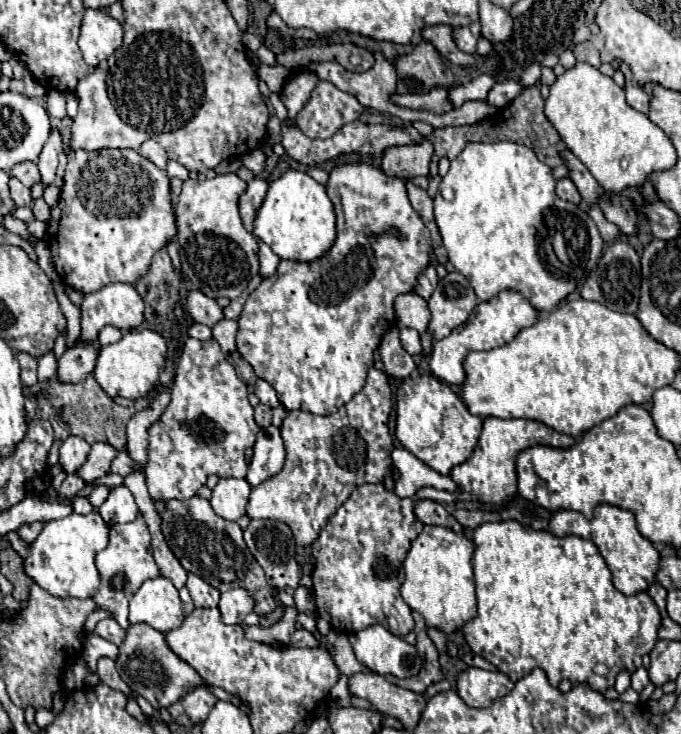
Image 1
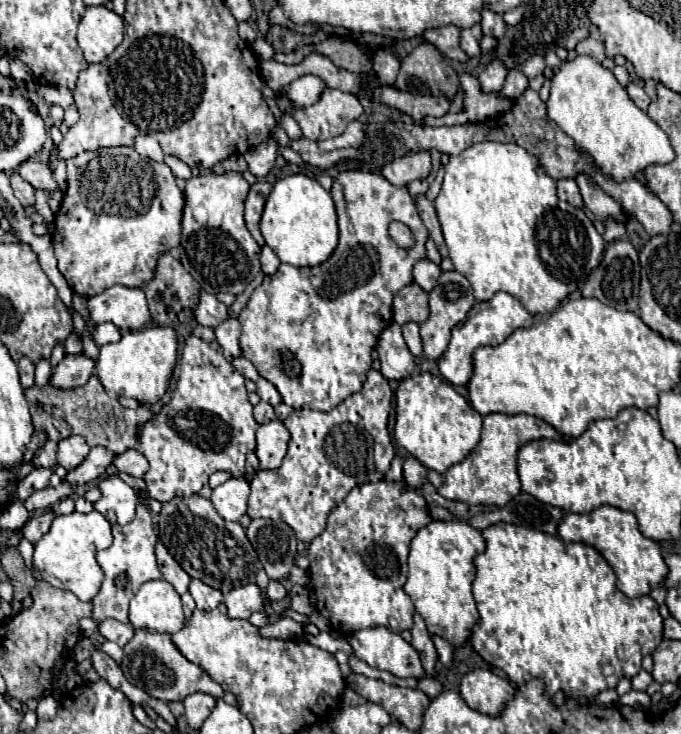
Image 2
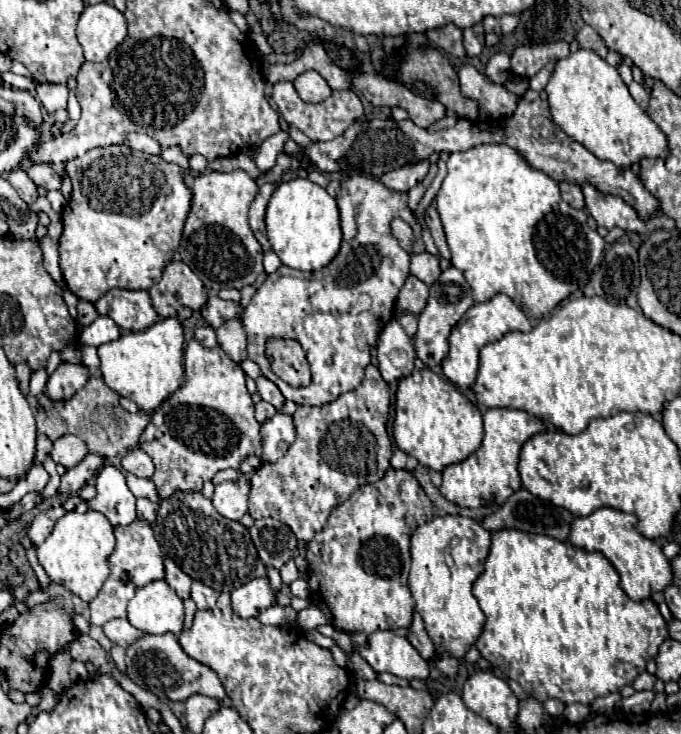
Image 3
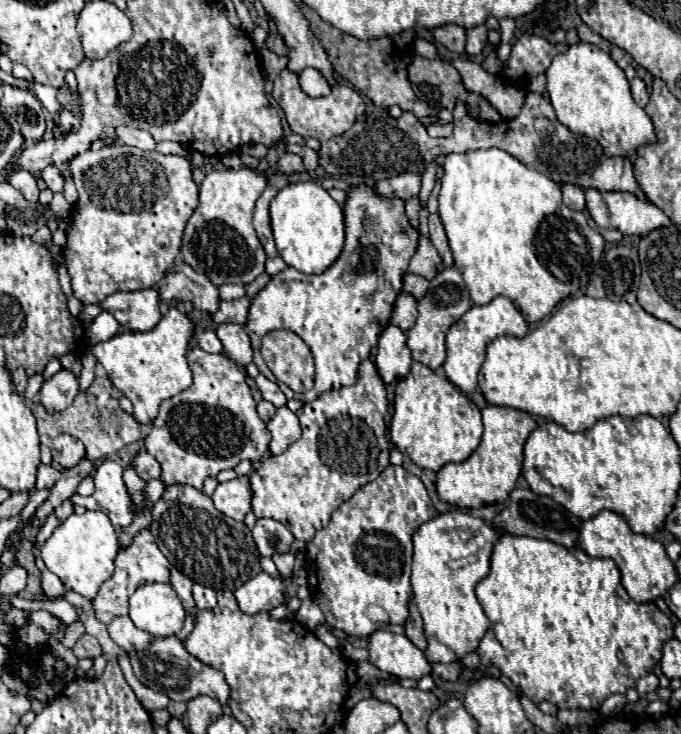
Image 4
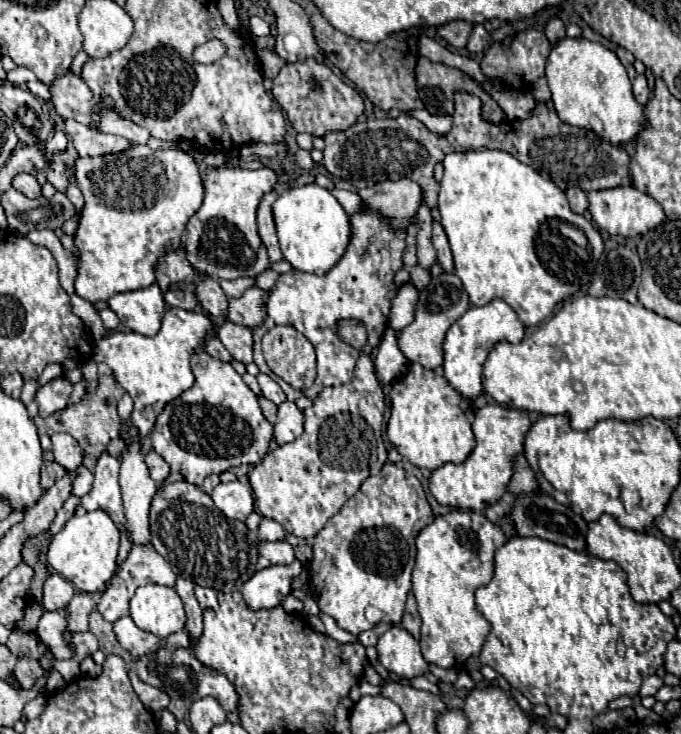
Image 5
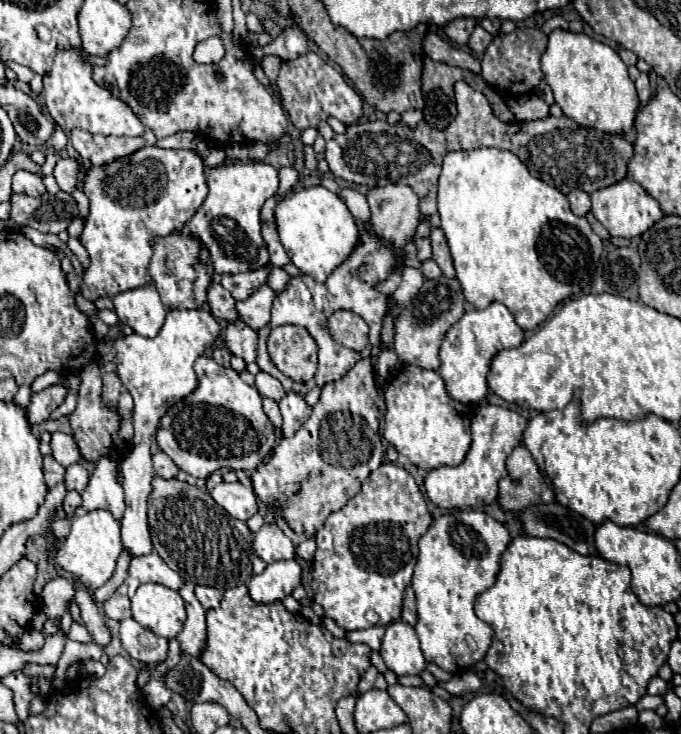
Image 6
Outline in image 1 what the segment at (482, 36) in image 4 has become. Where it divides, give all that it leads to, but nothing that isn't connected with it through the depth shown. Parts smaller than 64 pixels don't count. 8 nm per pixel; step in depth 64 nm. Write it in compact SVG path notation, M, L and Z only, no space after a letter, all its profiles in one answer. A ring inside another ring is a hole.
M468 26L468 28L456 28L454 30L454 40L458 44L458 48L466 54L474 54L476 52L476 42L478 42L478 34L476 34L478 26Z

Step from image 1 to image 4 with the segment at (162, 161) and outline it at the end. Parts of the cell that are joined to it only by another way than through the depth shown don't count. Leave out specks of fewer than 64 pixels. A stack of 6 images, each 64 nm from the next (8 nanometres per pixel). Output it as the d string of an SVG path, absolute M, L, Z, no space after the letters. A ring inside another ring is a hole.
M120 126L120 128L116 128L116 136L124 144L136 146L136 148L142 148L142 150L154 150L154 146L156 146L156 142L152 140L152 136L148 132L132 128L132 126Z

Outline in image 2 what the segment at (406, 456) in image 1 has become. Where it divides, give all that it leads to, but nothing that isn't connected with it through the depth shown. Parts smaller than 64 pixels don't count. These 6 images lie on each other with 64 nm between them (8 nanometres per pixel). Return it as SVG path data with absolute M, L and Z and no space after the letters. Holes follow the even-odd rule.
M406 458L404 460L404 480L410 488L420 488L426 480L428 480L428 474L426 474L426 468L416 460L416 458Z

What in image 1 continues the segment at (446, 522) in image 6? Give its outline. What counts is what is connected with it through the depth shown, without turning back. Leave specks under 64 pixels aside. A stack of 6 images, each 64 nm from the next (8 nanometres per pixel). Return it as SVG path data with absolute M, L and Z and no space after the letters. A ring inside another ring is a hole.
M424 526L424 530L412 542L404 560L406 580L400 592L408 606L422 614L426 626L452 634L462 630L462 626L476 616L474 572L470 564L474 548L476 544L466 530L454 532L444 526Z

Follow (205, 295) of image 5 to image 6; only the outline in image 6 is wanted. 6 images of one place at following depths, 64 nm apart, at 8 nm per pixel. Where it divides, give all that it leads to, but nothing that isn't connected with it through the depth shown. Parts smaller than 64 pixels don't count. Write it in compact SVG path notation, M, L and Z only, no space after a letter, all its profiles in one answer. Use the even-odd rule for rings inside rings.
M214 282L212 288L208 290L208 304L210 304L210 312L218 318L218 320L226 320L226 322L236 322L236 300L232 298L232 294L228 290L222 288L220 282Z

